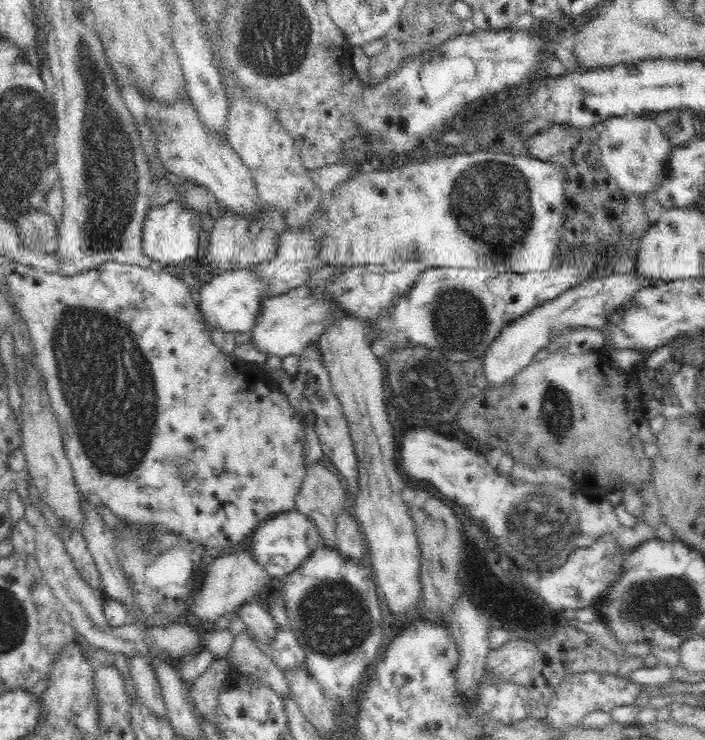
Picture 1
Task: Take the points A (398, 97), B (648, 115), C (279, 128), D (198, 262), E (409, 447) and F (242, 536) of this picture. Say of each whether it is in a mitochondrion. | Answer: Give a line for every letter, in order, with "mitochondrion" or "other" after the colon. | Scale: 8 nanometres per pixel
A: mitochondrion
B: other
C: other
D: other
E: other
F: other

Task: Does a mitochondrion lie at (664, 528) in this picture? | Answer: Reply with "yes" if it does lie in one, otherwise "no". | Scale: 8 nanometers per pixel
no

